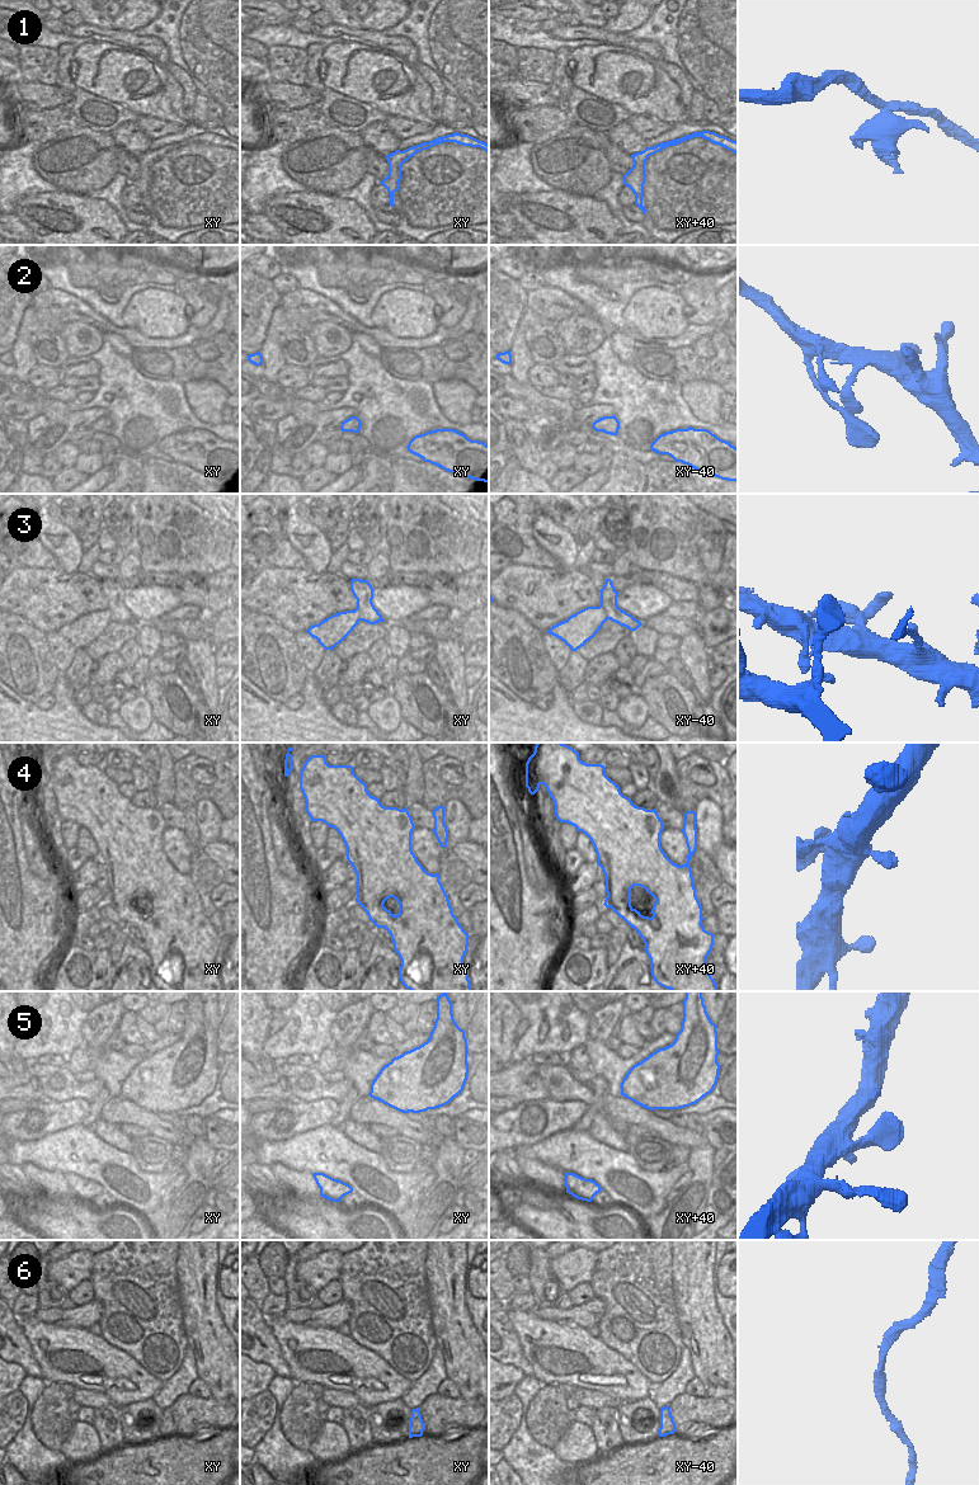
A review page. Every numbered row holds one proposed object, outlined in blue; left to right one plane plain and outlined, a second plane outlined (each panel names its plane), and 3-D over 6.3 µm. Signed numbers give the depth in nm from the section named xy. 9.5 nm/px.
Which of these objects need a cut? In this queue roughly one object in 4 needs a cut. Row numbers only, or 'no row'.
1

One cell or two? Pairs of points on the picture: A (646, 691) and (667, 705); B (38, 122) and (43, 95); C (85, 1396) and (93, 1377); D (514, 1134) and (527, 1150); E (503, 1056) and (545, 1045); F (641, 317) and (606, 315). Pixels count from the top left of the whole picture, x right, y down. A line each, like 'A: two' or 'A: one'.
A: one
B: two
C: two
D: two
E: two
F: two

